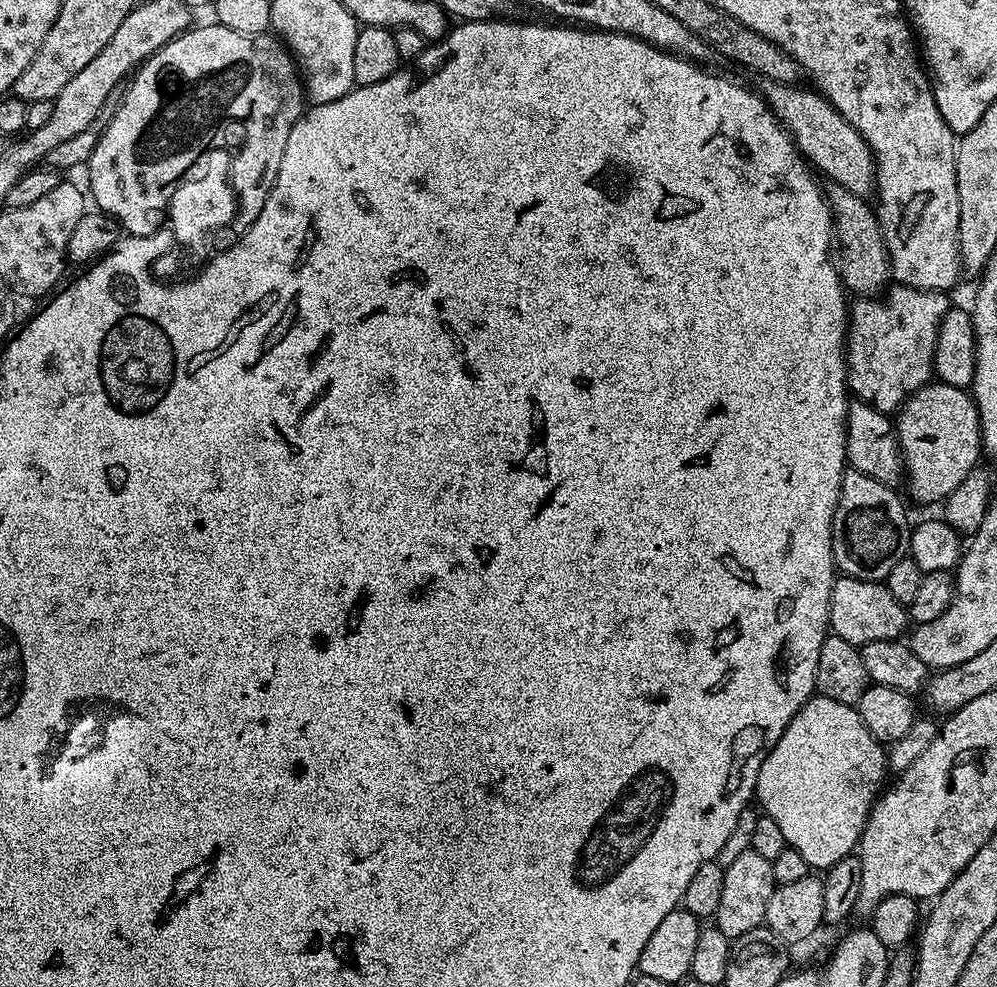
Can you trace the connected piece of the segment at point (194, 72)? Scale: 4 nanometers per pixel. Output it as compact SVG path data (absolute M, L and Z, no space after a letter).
M209 22L205 28L193 26L145 60L123 92L116 113L109 118L104 132L102 128L97 135L86 165L91 203L93 200L99 211L114 216L127 235L149 236L159 232L164 228L168 192L176 188L176 176L184 168L180 152L218 148L225 157L236 156L238 207L234 224L240 230L249 228L278 178L282 154L286 154L286 138L290 138L290 130L306 111L302 77L283 43L268 34L234 34L234 30L226 30L226 26L215 22Z

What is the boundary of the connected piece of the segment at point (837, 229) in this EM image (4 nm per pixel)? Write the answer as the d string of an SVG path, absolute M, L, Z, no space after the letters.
M829 183L826 195L832 205L834 244L838 249L838 267L845 289L849 293L857 292L855 295L860 298L872 298L883 293L890 280L890 265L873 205L840 184Z

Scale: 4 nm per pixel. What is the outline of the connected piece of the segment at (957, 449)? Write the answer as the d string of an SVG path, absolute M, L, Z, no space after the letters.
M939 382L923 384L900 405L894 427L908 492L920 504L939 505L981 463L980 412L965 389Z

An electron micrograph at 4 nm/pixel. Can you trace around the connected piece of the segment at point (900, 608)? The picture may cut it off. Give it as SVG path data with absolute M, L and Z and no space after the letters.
M840 574L832 584L828 623L835 635L846 638L846 642L851 644L863 646L870 642L901 639L909 627L910 617L907 607L890 594L887 583Z

